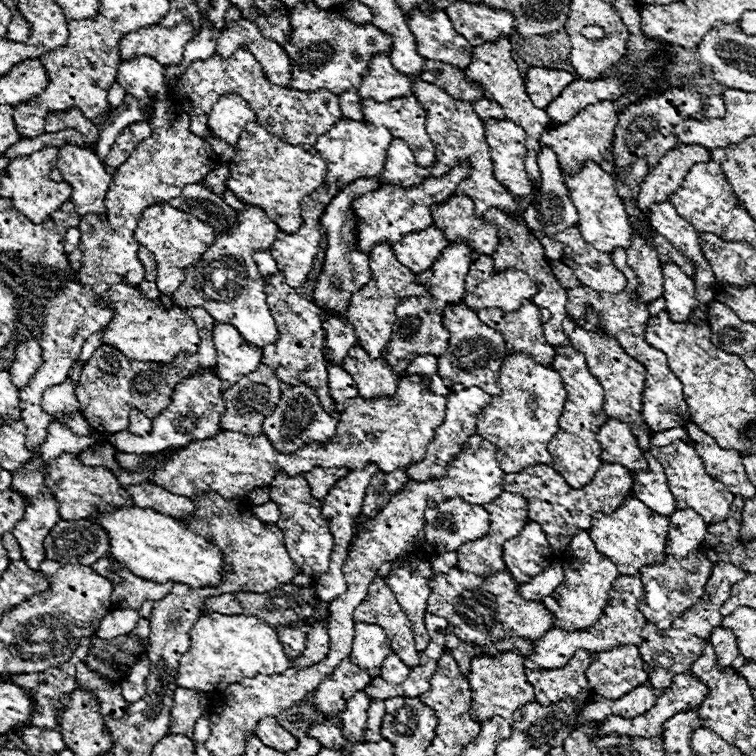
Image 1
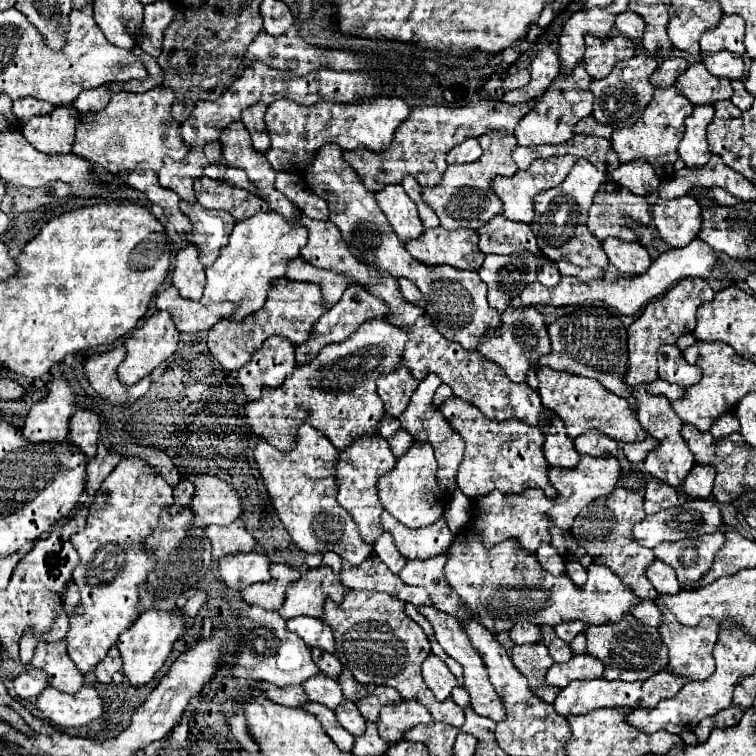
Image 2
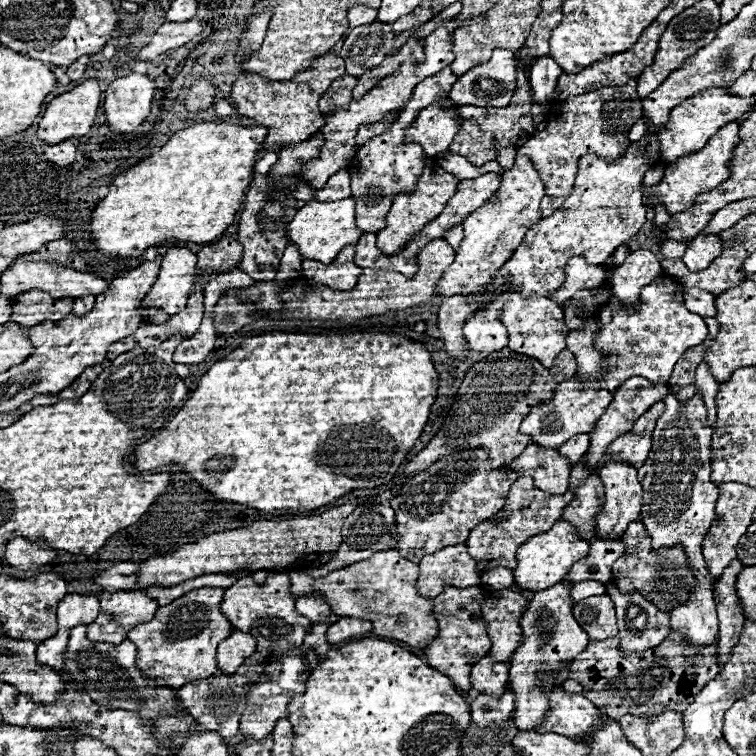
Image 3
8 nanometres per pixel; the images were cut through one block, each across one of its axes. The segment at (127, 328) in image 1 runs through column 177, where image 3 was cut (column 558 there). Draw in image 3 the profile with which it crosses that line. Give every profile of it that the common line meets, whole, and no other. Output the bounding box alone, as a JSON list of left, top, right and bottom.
[500,292,568,368]

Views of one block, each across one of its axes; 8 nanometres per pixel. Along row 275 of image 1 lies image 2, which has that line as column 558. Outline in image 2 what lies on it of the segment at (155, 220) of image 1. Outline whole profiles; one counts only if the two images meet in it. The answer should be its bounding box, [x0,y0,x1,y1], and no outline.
[492,156,576,224]

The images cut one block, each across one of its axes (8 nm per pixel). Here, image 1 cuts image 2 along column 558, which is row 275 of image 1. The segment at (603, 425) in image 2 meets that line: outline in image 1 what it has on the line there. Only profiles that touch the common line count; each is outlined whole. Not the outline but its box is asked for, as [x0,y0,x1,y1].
[346,244,428,358]

